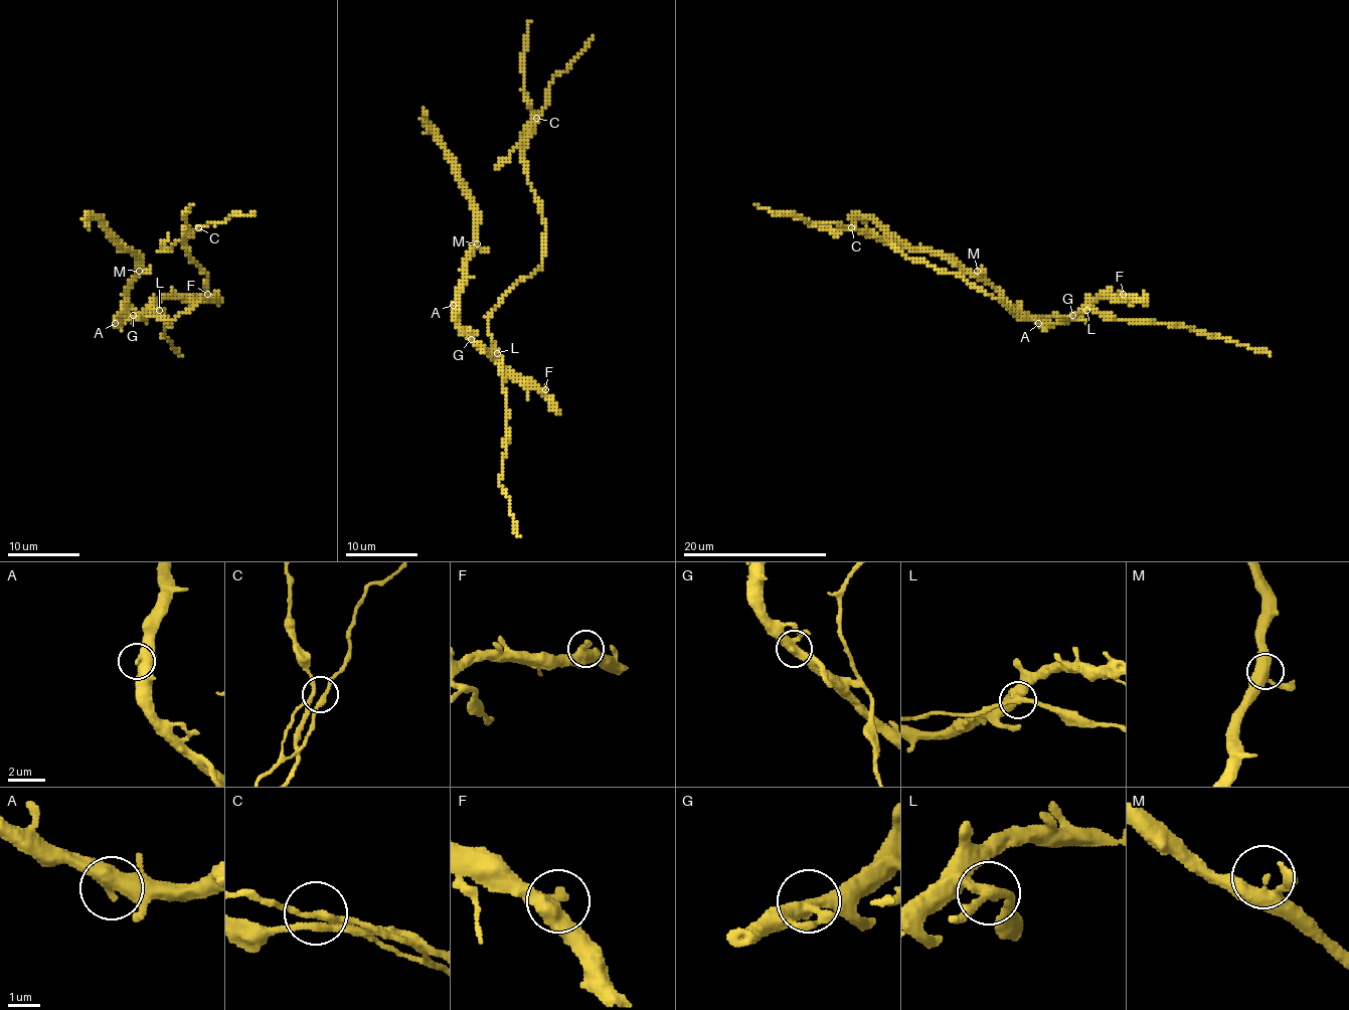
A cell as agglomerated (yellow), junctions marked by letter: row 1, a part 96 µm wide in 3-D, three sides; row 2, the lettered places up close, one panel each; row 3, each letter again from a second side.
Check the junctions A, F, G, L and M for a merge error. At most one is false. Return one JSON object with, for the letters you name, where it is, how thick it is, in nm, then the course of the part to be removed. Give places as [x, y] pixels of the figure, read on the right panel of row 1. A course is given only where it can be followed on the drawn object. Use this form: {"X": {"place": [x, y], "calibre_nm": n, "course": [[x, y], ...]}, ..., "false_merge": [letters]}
{"L": {"place": [1086, 310], "calibre_nm": 280, "course": [[1086, 310], [1020, 319], [999, 298], [905, 258], [865, 230], [770, 212]]}, "false_merge": ["L"]}

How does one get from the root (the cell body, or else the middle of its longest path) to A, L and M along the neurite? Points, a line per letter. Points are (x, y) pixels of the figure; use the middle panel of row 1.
A: (493, 312), (489, 336), (494, 348), (485, 350), (460, 325), (459, 310), (453, 305)
L: (493, 312), (489, 336), (496, 353)
M: (493, 312), (489, 336), (494, 348), (485, 350), (459, 319), (462, 268), (468, 253), (477, 243)

